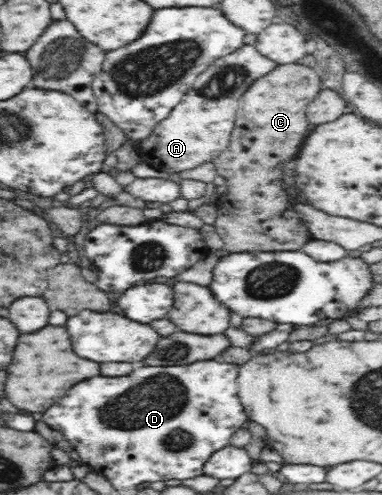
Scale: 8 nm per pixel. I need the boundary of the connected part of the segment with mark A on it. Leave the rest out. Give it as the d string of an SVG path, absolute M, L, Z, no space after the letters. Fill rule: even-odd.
M244 44L221 60L215 60L211 68L206 68L207 72L201 72L203 76L195 79L193 86L169 115L151 128L153 132L136 143L141 160L171 174L212 162L228 147L239 108L237 101L253 80L270 74L275 66L278 64L274 60L263 56L254 45L249 44Z

